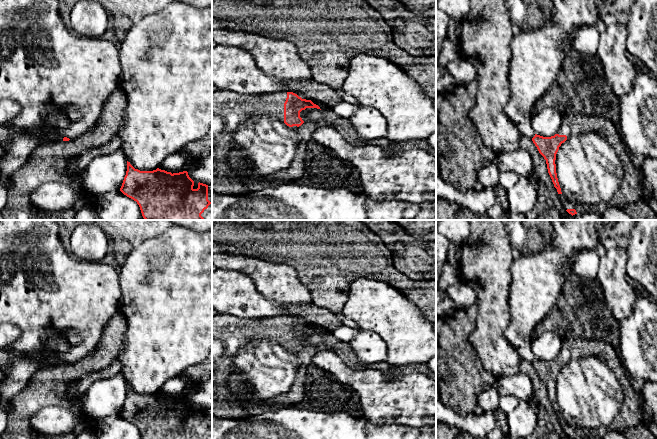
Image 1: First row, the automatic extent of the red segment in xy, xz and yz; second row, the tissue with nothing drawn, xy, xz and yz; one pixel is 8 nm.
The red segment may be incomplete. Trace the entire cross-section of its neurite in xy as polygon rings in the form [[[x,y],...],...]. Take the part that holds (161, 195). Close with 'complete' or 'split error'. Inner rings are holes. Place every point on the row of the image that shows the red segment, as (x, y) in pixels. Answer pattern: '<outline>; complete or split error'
[[[127,161],[127,171],[120,191],[137,202],[145,220],[212,220],[212,184],[193,181],[187,171],[173,174],[159,168],[140,171]]]; split error

